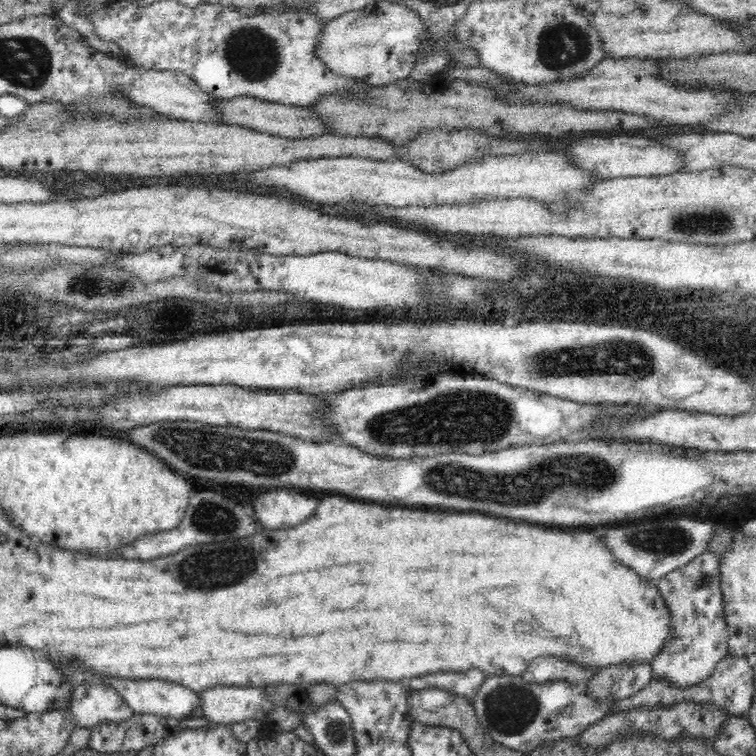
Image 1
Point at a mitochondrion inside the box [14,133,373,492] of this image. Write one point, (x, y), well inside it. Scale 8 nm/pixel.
(199, 450)

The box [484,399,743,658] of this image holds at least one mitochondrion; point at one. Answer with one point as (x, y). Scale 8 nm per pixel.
(670, 540)

